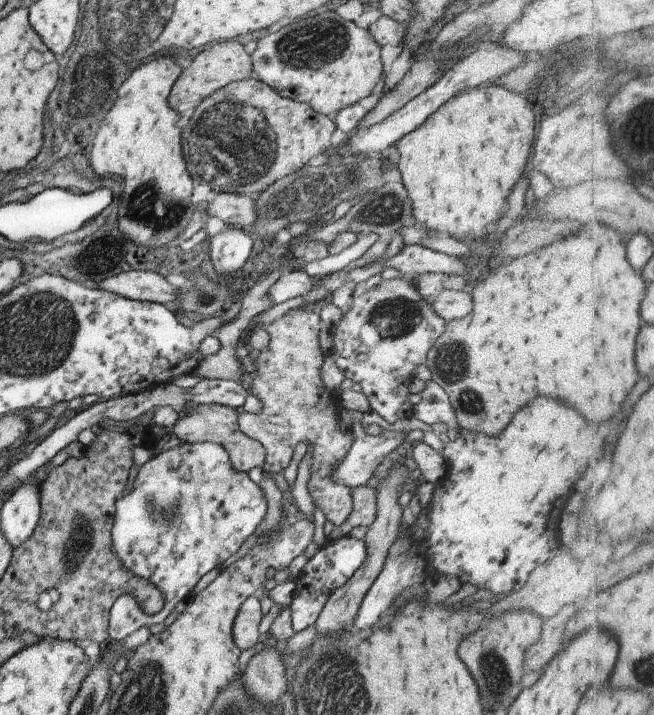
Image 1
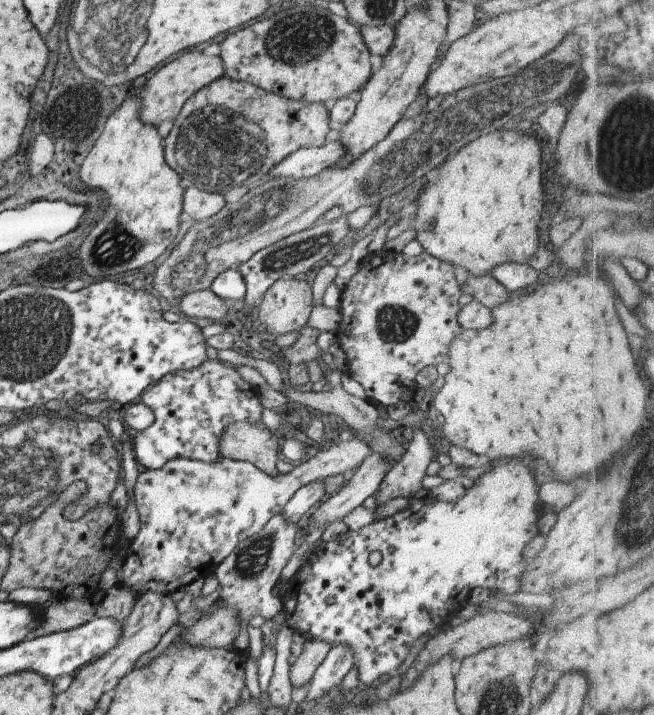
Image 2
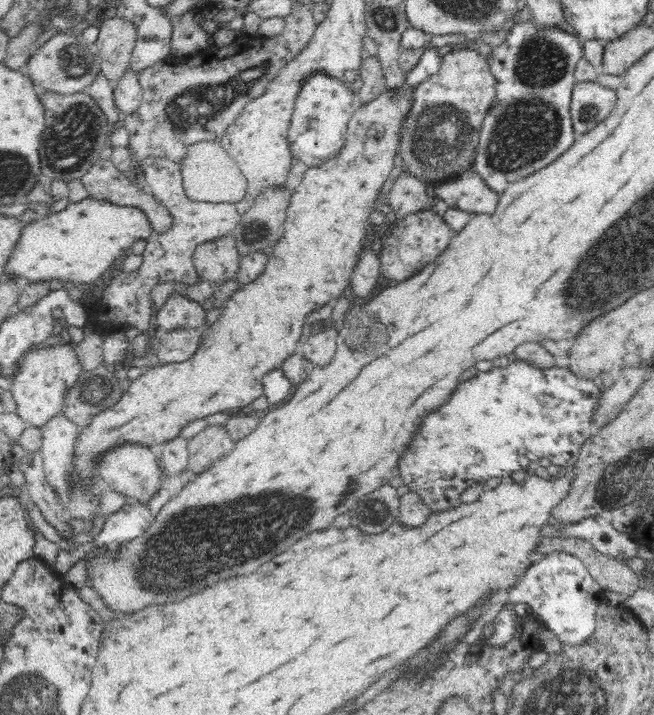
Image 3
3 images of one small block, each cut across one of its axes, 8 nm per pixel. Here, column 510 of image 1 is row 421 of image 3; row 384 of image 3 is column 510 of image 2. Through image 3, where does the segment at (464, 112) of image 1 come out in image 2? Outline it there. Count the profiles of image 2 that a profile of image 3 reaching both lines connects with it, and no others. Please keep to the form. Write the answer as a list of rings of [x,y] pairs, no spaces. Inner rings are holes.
[[[497,129],[489,134],[482,135],[460,149],[456,154],[449,157],[440,166],[438,180],[432,184],[426,184],[420,194],[415,199],[418,212],[416,222],[413,225],[416,232],[416,240],[422,244],[424,251],[446,264],[452,264],[453,267],[465,268],[472,276],[486,276],[500,264],[504,263],[528,263],[537,252],[539,246],[538,226],[541,220],[542,211],[547,198],[544,197],[542,190],[542,174],[540,174],[542,156],[540,156],[540,144],[534,136],[526,136],[526,132],[518,133],[513,130]]]

